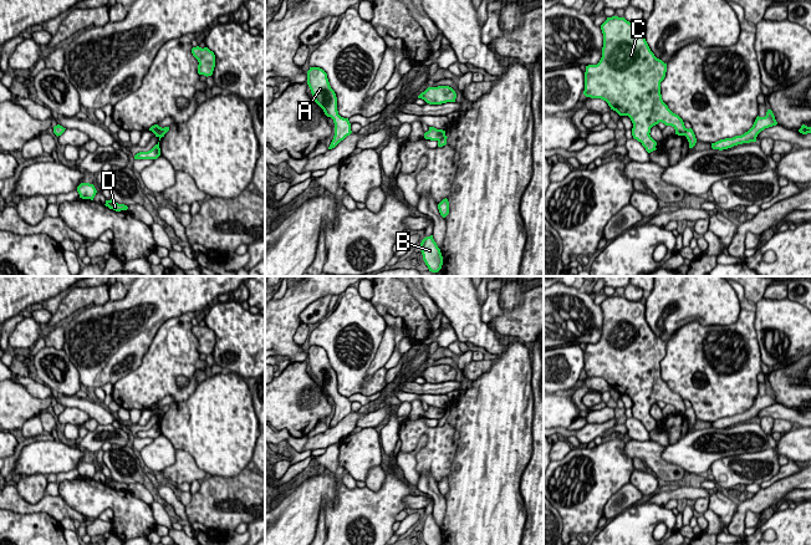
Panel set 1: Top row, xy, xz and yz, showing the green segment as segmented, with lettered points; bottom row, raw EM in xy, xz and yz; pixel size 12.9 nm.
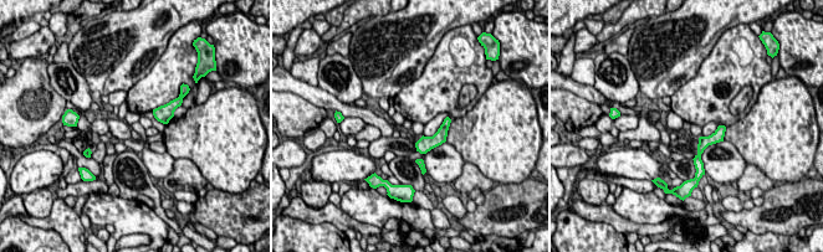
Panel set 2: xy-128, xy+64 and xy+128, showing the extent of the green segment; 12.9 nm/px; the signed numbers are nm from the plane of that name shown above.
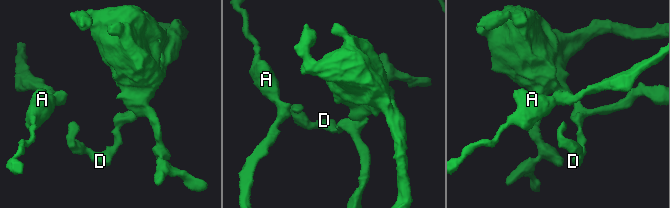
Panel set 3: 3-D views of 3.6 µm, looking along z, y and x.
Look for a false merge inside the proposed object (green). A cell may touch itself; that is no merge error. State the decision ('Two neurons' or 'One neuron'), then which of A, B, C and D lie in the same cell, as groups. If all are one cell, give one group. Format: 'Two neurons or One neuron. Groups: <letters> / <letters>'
Two neurons. Groups: A C / B D

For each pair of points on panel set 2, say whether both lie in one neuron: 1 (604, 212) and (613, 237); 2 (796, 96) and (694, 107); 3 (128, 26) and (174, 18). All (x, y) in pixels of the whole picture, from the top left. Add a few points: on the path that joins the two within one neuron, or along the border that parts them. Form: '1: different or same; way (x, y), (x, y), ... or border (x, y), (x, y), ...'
1: different; border (581, 217), (588, 221), (607, 222), (624, 235)
2: different; border (773, 78), (761, 88), (756, 102), (736, 122)
3: same; way (139, 27), (163, 25)

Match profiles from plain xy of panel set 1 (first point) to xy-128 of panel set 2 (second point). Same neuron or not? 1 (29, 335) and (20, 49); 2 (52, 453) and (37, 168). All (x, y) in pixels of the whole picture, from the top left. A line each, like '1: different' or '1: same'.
1: same
2: same

